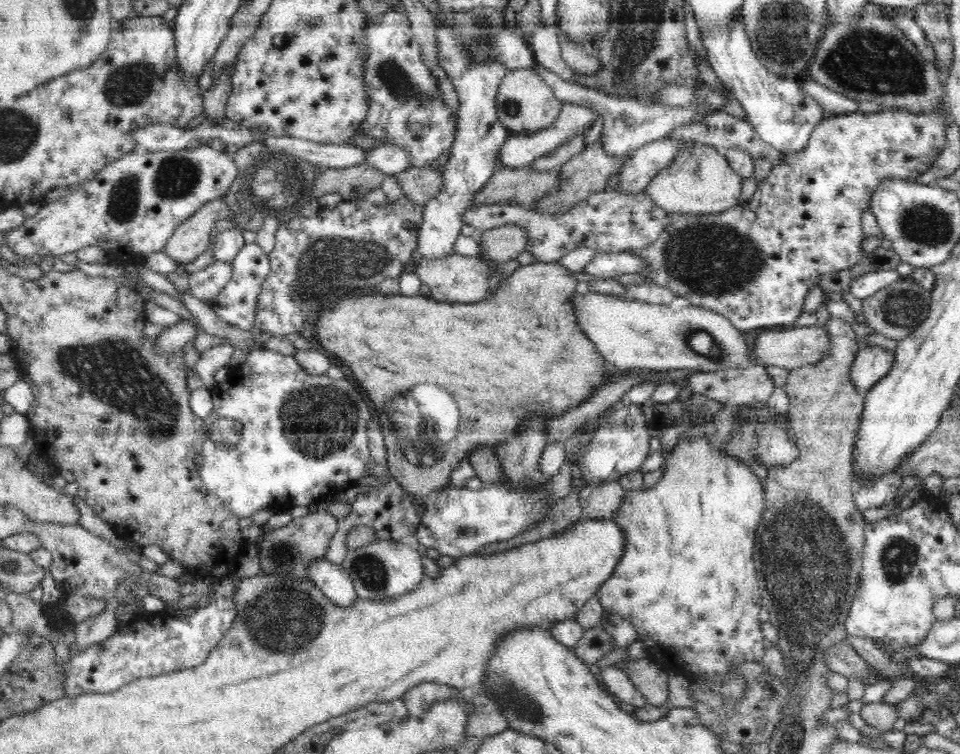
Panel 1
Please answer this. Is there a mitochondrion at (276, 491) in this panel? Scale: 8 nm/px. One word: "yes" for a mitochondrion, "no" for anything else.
no

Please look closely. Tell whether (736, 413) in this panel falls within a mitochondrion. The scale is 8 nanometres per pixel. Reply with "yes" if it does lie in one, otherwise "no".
no

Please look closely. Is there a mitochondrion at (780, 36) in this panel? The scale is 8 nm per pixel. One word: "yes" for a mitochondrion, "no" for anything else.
yes

